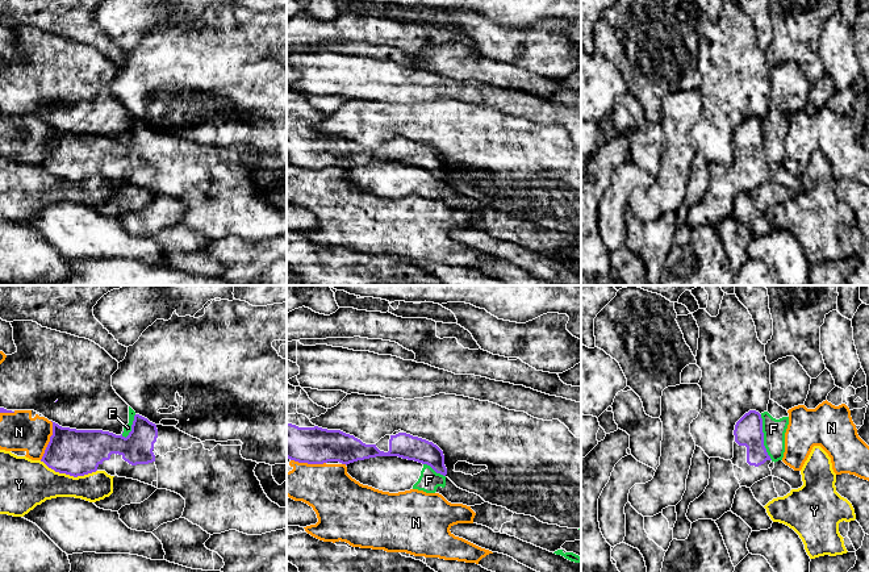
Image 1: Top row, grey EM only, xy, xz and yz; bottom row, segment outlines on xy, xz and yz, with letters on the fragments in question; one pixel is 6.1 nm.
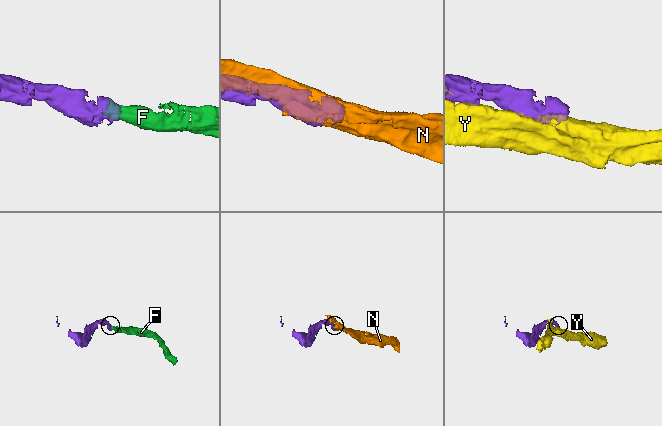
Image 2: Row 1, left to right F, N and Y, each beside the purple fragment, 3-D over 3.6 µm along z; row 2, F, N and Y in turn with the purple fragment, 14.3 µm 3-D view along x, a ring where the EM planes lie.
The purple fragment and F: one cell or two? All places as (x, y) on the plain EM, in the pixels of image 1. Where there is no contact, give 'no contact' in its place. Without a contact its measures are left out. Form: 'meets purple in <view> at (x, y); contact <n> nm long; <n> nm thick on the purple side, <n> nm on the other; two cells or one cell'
meets purple in yz at (763, 142); contact 280 nm long; 180 nm thick on the purple side, 130 nm on the other; two cells

